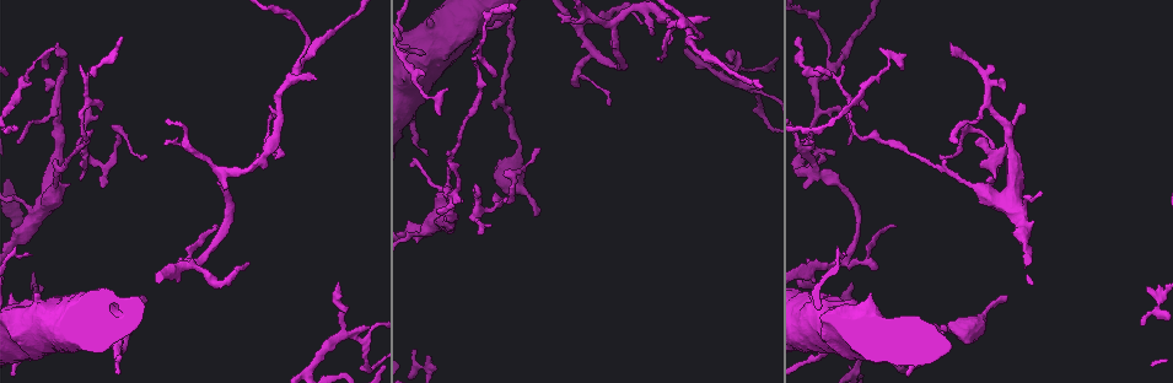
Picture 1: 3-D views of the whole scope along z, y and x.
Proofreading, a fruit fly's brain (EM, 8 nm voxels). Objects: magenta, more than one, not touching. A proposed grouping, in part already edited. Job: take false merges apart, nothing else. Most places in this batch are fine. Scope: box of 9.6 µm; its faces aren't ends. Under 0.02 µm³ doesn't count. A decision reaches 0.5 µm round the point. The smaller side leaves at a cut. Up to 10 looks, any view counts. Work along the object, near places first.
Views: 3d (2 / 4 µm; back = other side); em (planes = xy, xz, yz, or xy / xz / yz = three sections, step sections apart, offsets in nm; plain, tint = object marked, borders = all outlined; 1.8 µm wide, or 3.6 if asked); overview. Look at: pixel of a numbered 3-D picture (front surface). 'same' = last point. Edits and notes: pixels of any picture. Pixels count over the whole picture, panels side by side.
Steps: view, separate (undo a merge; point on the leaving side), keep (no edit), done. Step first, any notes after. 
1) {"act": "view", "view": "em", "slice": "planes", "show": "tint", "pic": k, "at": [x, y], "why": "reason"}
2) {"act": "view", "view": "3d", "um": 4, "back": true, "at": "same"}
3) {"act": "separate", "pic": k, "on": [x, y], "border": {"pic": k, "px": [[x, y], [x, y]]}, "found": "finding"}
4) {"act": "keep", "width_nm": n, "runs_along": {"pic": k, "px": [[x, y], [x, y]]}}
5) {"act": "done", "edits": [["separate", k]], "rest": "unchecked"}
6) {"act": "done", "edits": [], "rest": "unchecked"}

{"act": "view", "view": "em", "slice": "planes", "show": "borders", "pic": 1, "at": [107, 166], "why": "abrupt turn"}

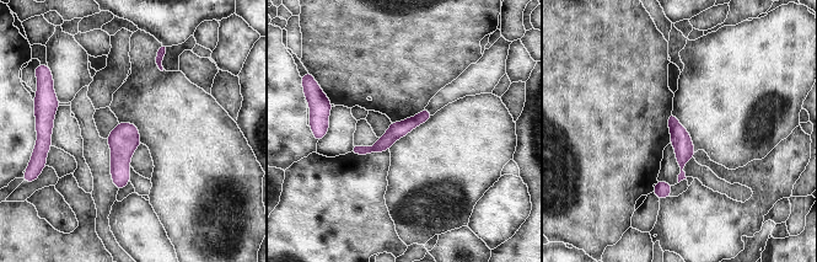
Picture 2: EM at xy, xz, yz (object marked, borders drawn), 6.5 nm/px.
{"act": "keep", "runs_along": {"pic": 2, "px": [[428, 115], [375, 149], [355, 149]]}, "found": "continuous, no second neuron"}

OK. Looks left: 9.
{"act": "view", "view": "em", "slice": "planes", "show": "tint", "pic": 1, "at": [343, 333], "why": "calibre changes"}

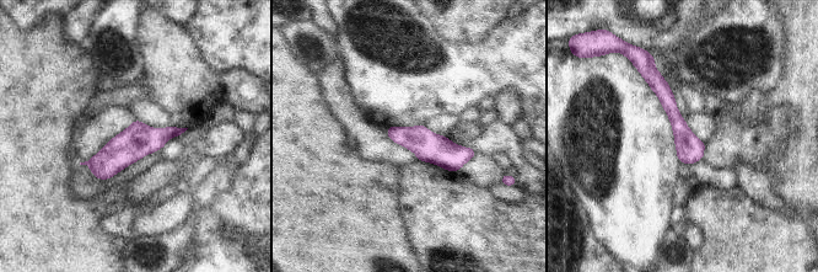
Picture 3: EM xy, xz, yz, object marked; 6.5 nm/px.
{"act": "keep", "runs_along": {"pic": 3, "px": [[646, 74], [700, 155]]}, "found": "all the same neuron"}

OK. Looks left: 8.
{"act": "view", "view": "em", "slice": "planes", "show": "borders", "pic": 1, "at": [186, 263], "why": "sharp bend"}

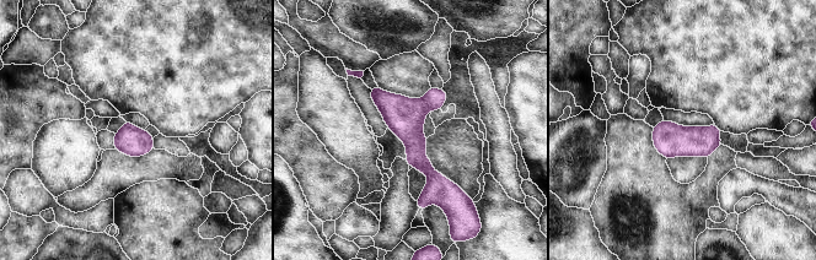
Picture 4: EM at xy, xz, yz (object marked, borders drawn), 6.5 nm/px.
{"act": "keep", "runs_along": {"pic": 4, "px": [[376, 90], [433, 174], [424, 204]]}, "found": "all the same neuron"}

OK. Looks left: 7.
{"act": "view", "view": "em", "slice": "yz", "step": 16, "show": "tint", "pic": 1, "at": [295, 69], "why": "arms part here"}

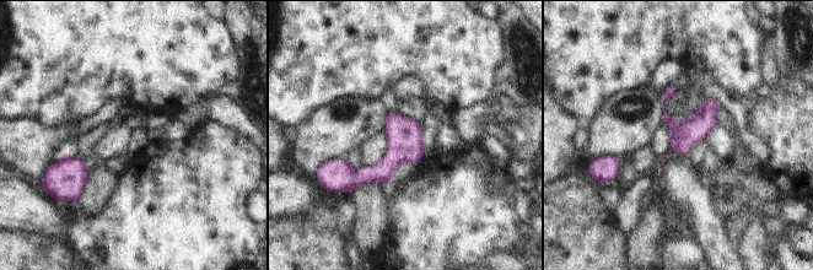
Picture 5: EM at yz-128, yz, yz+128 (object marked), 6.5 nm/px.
{"act": "view", "view": "em", "slice": "planes", "show": "tint", "at": "same", "why": "another direction"}

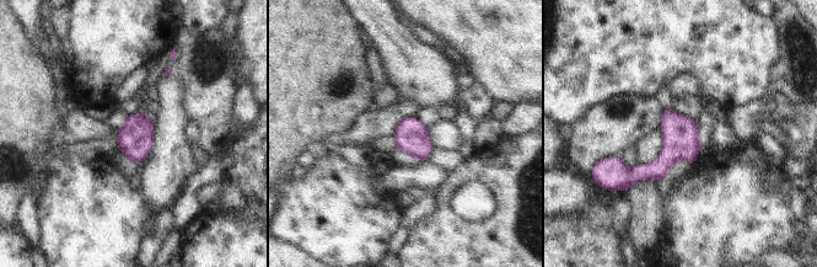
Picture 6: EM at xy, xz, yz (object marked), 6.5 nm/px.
{"act": "keep", "runs_along": {"pic": 6, "px": [[694, 123], [652, 171], [612, 161]]}, "found": "continuous, no second neuron"}

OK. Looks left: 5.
{"act": "done", "edits": [], "rest": "unchecked"}

